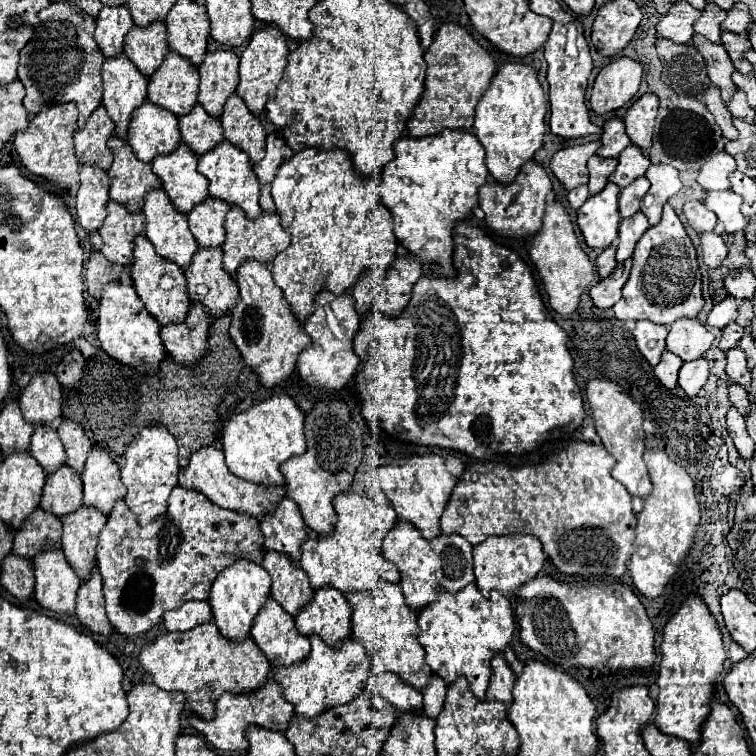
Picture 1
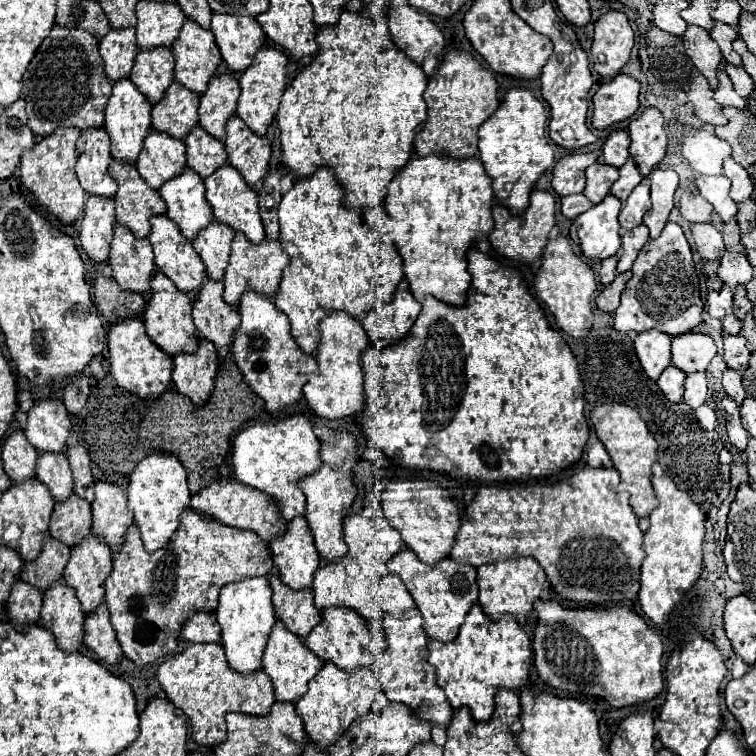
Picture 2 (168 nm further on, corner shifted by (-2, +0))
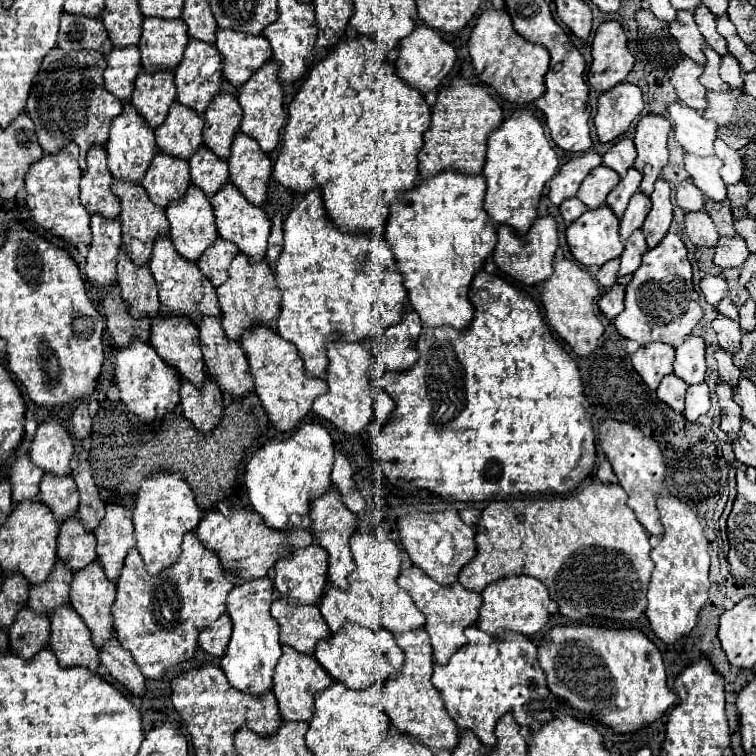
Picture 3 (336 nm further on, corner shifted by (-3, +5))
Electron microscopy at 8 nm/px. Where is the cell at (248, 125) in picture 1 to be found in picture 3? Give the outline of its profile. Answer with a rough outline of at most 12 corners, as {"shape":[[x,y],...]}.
{"shape":[[237,133],[229,155],[231,183],[265,205],[271,161],[255,139]]}

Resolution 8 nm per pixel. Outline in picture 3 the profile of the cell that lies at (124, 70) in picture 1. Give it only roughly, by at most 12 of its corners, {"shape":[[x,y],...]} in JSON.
{"shape":[[133,105],[113,119],[105,145],[115,179],[143,181],[157,153]]}

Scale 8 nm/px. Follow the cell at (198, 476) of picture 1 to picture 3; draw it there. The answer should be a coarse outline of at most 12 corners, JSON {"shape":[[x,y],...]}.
{"shape":[[205,511],[197,539],[235,585],[309,547],[309,531],[269,529],[255,511]]}

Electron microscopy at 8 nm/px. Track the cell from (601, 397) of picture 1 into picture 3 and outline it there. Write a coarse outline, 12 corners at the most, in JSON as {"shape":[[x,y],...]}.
{"shape":[[605,421],[599,445],[649,535],[661,537],[659,445]]}

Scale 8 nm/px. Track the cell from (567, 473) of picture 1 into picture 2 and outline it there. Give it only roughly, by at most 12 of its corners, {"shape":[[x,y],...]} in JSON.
{"shape":[[616,468],[480,486],[450,556],[534,556],[554,590],[630,602],[644,560]]}

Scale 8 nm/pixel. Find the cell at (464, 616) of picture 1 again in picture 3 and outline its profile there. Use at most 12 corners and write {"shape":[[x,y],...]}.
{"shape":[[467,627],[431,683],[489,755],[513,713],[535,733],[555,717],[537,647]]}

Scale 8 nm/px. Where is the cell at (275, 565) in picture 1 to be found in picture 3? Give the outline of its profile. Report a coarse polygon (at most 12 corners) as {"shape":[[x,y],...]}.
{"shape":[[271,605],[279,641],[313,655],[317,641],[331,635],[319,609]]}

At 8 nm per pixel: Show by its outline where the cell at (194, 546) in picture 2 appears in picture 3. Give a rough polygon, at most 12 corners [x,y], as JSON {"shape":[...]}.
{"shape":[[187,533],[151,577],[131,549],[115,635],[147,679],[189,661],[231,577]]}

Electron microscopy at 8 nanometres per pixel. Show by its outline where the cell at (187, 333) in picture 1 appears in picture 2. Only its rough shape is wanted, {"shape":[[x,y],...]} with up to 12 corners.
{"shape":[[206,338],[176,354],[172,380],[194,404],[210,396],[218,352]]}

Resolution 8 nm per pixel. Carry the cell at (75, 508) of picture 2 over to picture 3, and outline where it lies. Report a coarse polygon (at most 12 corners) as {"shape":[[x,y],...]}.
{"shape":[[79,519],[61,523],[57,557],[73,571],[97,561],[95,535]]}

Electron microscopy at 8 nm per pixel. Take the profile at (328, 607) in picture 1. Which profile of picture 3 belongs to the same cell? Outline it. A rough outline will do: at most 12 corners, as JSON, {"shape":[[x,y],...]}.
{"shape":[[345,625],[315,659],[355,691],[403,667],[391,633]]}

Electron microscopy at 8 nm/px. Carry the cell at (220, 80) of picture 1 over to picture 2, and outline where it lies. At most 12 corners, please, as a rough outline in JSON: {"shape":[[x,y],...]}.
{"shape":[[212,76],[200,96],[200,126],[224,138],[236,112],[240,84]]}

